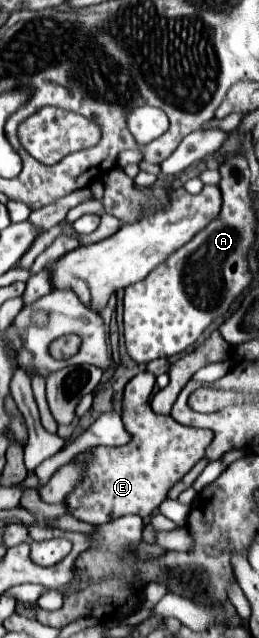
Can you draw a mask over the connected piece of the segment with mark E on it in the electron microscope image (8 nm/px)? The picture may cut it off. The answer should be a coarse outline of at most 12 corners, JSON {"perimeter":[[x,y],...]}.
{"perimeter":[[156,377],[124,389],[124,447],[94,447],[68,513],[150,517],[212,443],[152,411]]}

